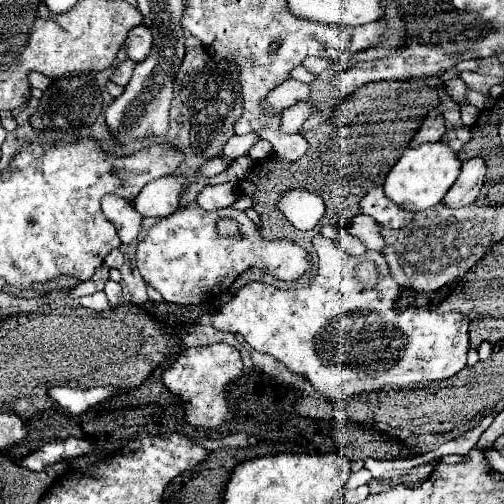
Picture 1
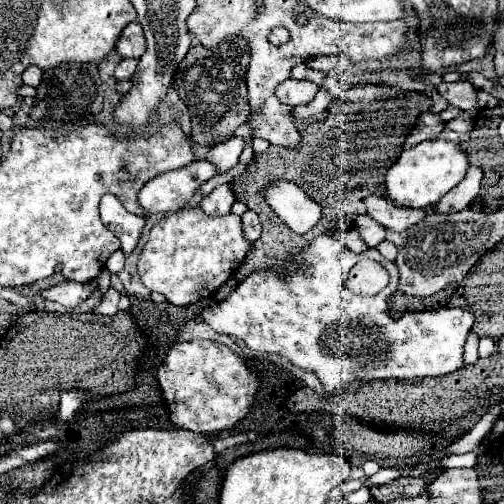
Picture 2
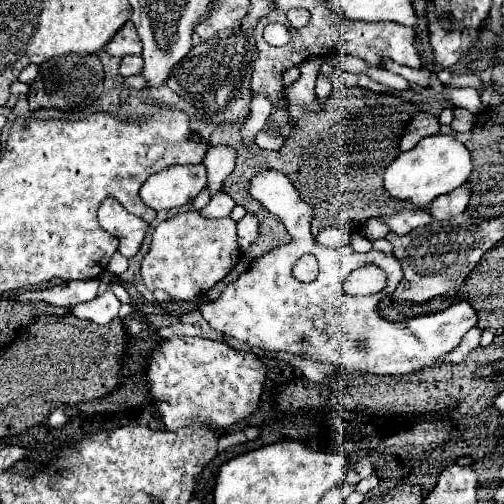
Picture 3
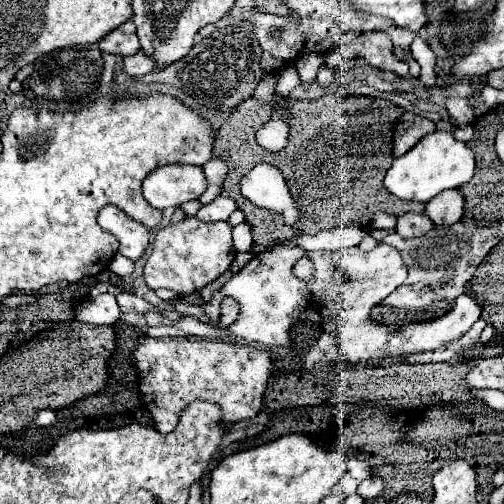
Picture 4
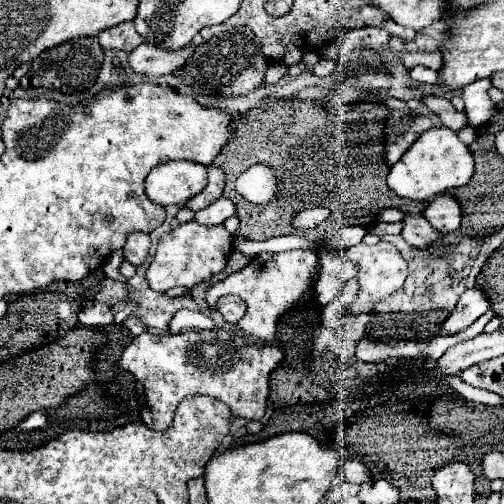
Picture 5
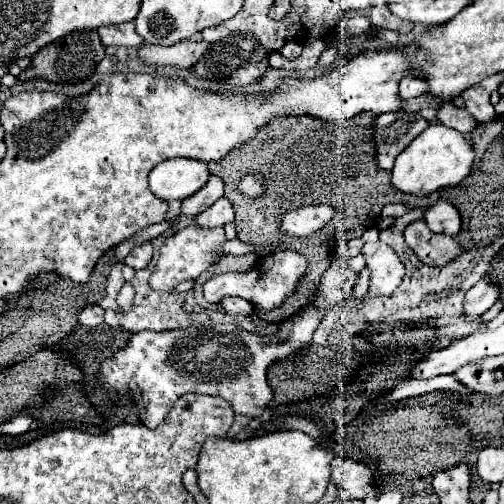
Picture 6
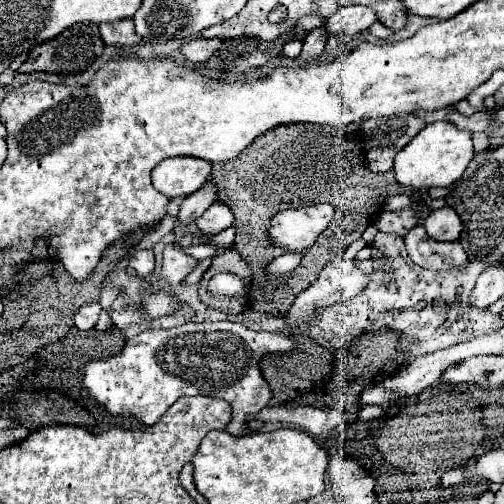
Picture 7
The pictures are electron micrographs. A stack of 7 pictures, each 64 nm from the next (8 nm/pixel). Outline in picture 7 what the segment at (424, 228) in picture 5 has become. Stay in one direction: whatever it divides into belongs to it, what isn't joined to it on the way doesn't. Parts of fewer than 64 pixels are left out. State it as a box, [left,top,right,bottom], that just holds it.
[404,226,468,272]

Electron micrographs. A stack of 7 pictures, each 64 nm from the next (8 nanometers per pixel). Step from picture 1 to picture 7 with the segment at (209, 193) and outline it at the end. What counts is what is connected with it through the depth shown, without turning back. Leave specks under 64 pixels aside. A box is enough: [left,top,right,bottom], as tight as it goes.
[196,202,234,234]

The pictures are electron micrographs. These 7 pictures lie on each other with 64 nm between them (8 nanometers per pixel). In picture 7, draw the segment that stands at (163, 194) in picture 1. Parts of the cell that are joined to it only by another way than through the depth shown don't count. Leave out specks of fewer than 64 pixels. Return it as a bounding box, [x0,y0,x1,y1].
[152,158,210,198]

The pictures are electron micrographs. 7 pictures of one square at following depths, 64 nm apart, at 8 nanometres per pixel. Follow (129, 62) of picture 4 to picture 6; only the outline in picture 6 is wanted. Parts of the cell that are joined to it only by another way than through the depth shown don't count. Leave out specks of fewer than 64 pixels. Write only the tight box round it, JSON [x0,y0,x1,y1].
[138,42,210,68]

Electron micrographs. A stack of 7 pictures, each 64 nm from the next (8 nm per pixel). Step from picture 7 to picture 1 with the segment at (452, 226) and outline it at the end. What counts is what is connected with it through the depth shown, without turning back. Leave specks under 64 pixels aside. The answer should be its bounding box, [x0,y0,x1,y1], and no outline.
[442,158,486,208]

